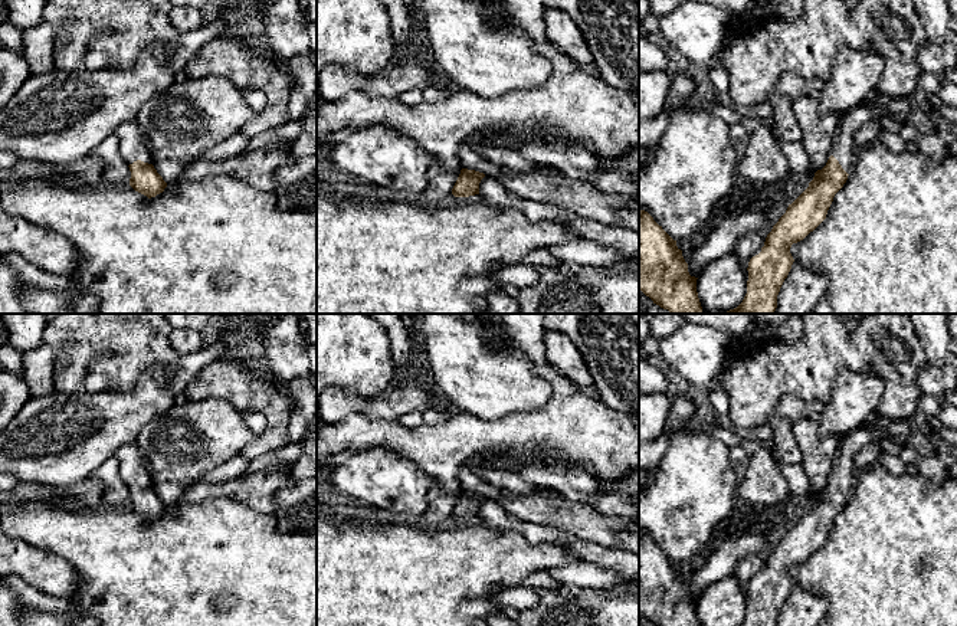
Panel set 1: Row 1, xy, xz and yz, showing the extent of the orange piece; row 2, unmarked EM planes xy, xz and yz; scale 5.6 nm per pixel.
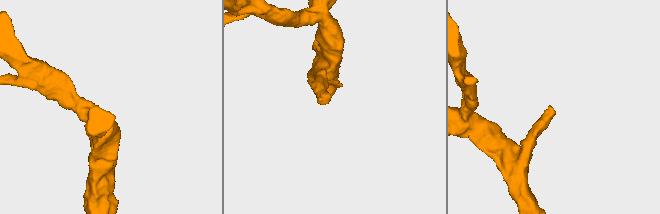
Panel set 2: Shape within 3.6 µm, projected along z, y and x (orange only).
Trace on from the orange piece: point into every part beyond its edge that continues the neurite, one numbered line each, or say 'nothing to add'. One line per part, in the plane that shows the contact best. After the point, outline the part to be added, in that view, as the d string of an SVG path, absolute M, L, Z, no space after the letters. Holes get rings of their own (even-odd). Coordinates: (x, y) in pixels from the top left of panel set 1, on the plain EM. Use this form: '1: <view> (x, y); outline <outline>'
1: xz (477, 520); outline M450 515L450 522L455 524L455 525L471 525L471 524L482 524L484 520L481 517L475 517L475 518L469 518L469 520L455 520L452 515Z

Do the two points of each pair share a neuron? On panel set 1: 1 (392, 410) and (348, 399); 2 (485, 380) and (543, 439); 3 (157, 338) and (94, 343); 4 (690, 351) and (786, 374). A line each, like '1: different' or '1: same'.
1: same
2: different
3: same
4: different

